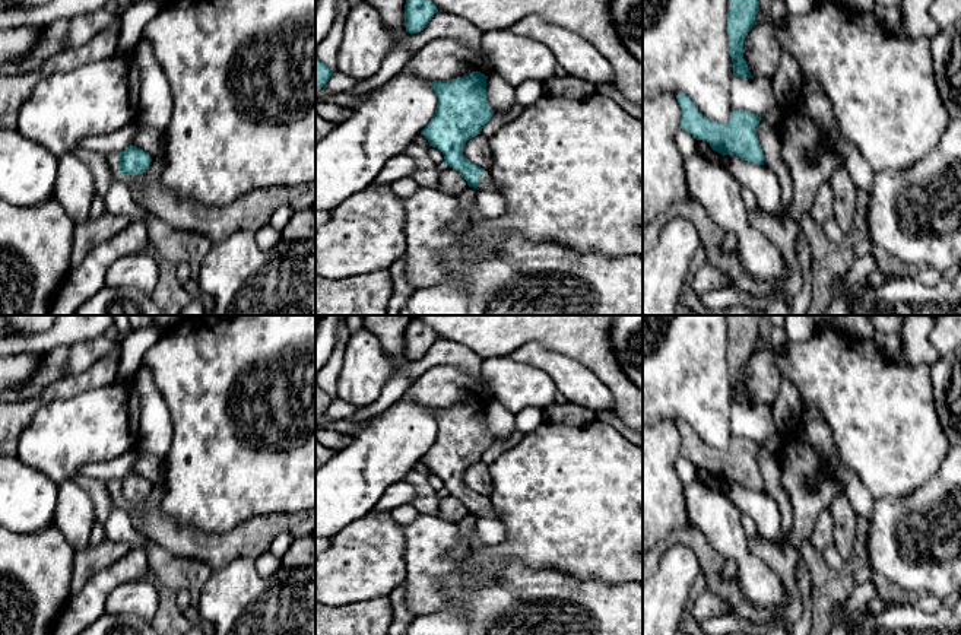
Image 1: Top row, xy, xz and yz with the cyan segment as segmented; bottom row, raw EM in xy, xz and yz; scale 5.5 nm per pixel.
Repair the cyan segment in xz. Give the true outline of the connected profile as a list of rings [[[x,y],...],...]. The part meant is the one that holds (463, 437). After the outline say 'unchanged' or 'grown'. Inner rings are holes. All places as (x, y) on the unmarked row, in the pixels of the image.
[[[480,399],[451,407],[434,407],[438,432],[421,461],[444,482],[444,490],[460,499],[478,518],[498,518],[488,496],[472,490],[464,482],[466,470],[480,461],[494,442],[486,426],[486,406]]]; grown

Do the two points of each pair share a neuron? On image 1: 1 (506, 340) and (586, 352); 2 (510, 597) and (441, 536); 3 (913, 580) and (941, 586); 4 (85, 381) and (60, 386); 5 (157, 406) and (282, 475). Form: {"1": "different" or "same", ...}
{"1": "same", "2": "same", "3": "same", "4": "same", "5": "different"}

